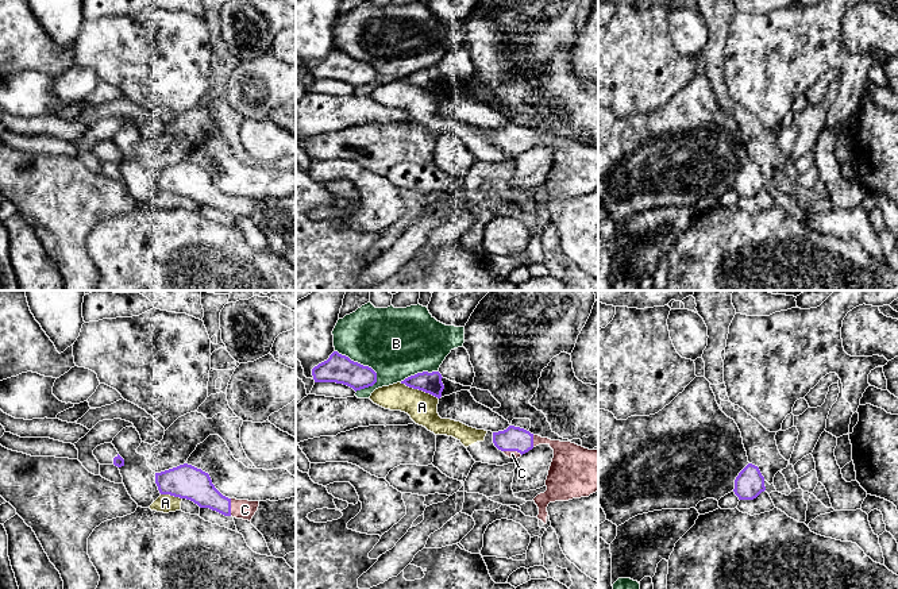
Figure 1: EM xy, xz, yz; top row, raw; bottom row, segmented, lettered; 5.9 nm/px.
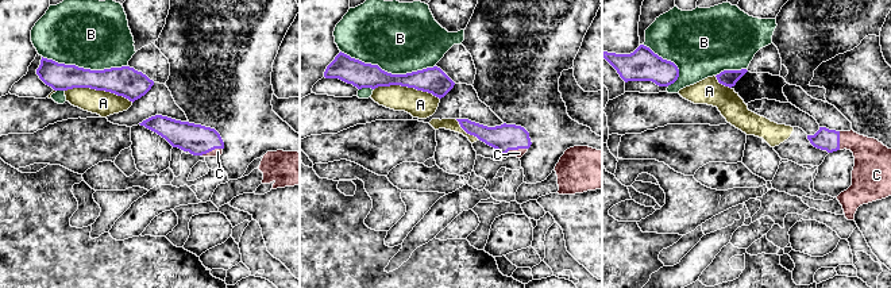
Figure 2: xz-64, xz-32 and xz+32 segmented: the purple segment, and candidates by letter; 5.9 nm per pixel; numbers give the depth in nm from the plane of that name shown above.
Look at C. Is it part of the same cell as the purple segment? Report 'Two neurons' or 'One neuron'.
One neuron

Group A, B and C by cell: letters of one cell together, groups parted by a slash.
A / B / C

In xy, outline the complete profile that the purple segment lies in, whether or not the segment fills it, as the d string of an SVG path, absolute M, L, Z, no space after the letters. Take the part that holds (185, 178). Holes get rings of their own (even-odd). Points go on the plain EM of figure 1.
M188 161L155 170L155 181L161 192L186 196L200 205L209 205L224 213L248 219L251 219L259 204L259 199L223 193L212 181L208 170Z

